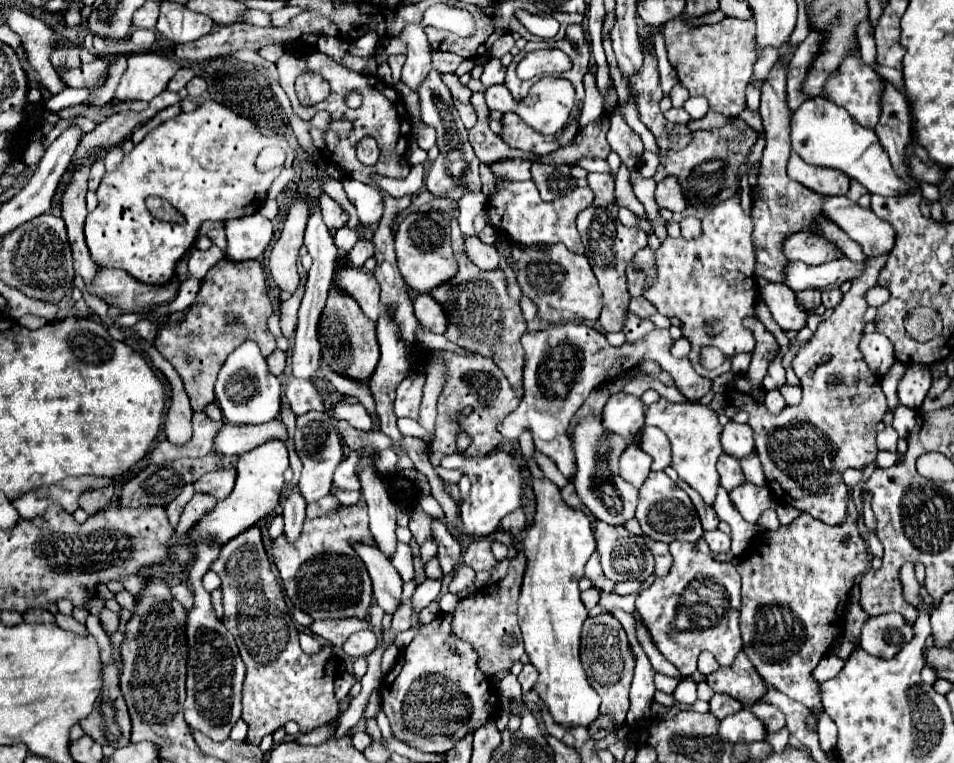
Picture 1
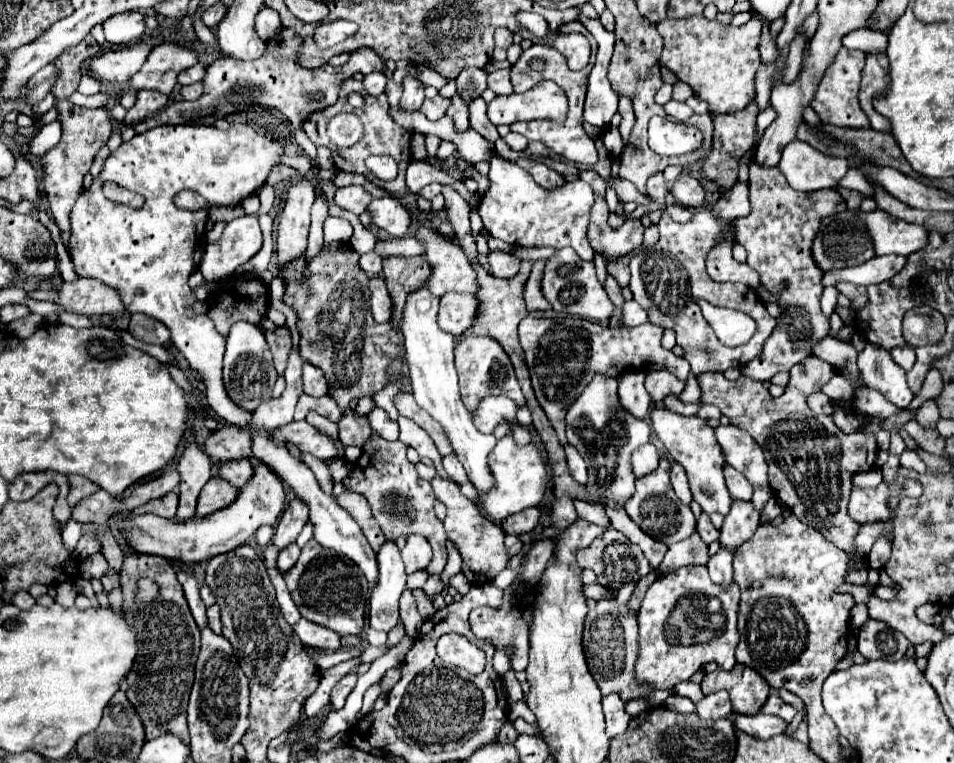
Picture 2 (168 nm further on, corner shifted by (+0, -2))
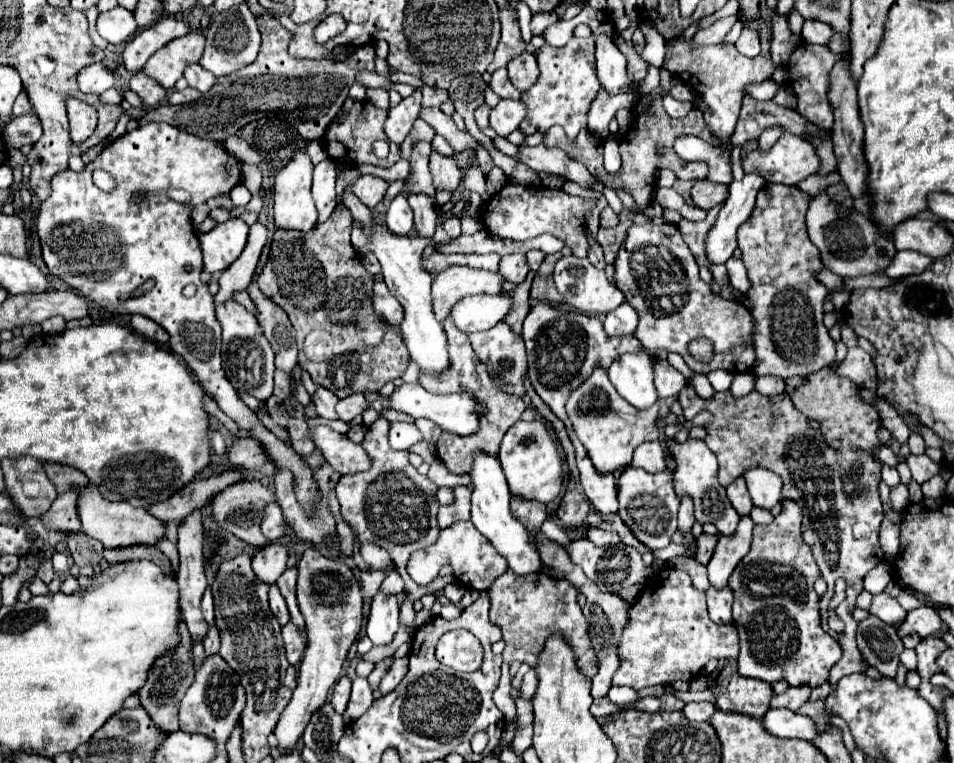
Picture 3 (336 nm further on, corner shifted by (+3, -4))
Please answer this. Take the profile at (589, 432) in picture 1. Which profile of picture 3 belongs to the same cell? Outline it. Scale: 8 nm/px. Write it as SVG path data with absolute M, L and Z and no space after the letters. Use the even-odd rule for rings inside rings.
M595 368L593 374L567 400L567 416L573 424L573 430L599 474L617 474L617 470L629 468L635 448L645 440L659 438L657 410L657 404L647 410L637 410L623 402L609 376L599 368Z

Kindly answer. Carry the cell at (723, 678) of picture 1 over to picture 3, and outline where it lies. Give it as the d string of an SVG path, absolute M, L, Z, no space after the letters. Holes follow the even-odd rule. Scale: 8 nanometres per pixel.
M735 658L719 660L715 686L717 708L723 712L737 712L751 718L763 718L769 710L769 700L773 696L771 684L755 678L745 678L737 672Z

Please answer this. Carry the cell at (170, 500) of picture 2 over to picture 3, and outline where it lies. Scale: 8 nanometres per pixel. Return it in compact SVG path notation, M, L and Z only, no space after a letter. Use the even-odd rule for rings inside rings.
M237 470L211 476L209 480L193 480L183 490L179 490L179 494L173 494L173 498L167 498L167 502L157 502L149 510L155 518L163 522L171 522L171 520L179 522L195 508L203 508L225 486L235 484L239 480L241 480L241 474Z

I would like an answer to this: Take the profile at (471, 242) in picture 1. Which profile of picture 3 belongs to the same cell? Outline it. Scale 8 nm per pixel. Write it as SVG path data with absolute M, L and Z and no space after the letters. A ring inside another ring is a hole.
M509 254L509 256L501 256L501 262L499 262L499 274L513 282L513 284L519 284L525 280L529 272L529 266L527 266L527 260L525 260L525 254Z

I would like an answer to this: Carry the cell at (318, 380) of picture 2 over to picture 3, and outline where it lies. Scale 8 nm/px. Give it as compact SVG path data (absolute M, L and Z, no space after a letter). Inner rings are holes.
M317 388L315 394L313 394L313 402L315 402L315 410L321 418L327 418L327 420L337 420L337 414L335 414L335 402L339 398L335 394L331 394L331 390L325 390L325 388Z

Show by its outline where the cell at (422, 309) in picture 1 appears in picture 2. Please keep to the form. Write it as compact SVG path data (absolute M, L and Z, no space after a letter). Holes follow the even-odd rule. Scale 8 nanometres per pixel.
M450 292L444 294L440 300L440 312L438 312L438 324L442 330L450 334L462 334L468 328L474 326L474 320L478 318L478 298L474 294L460 294Z

